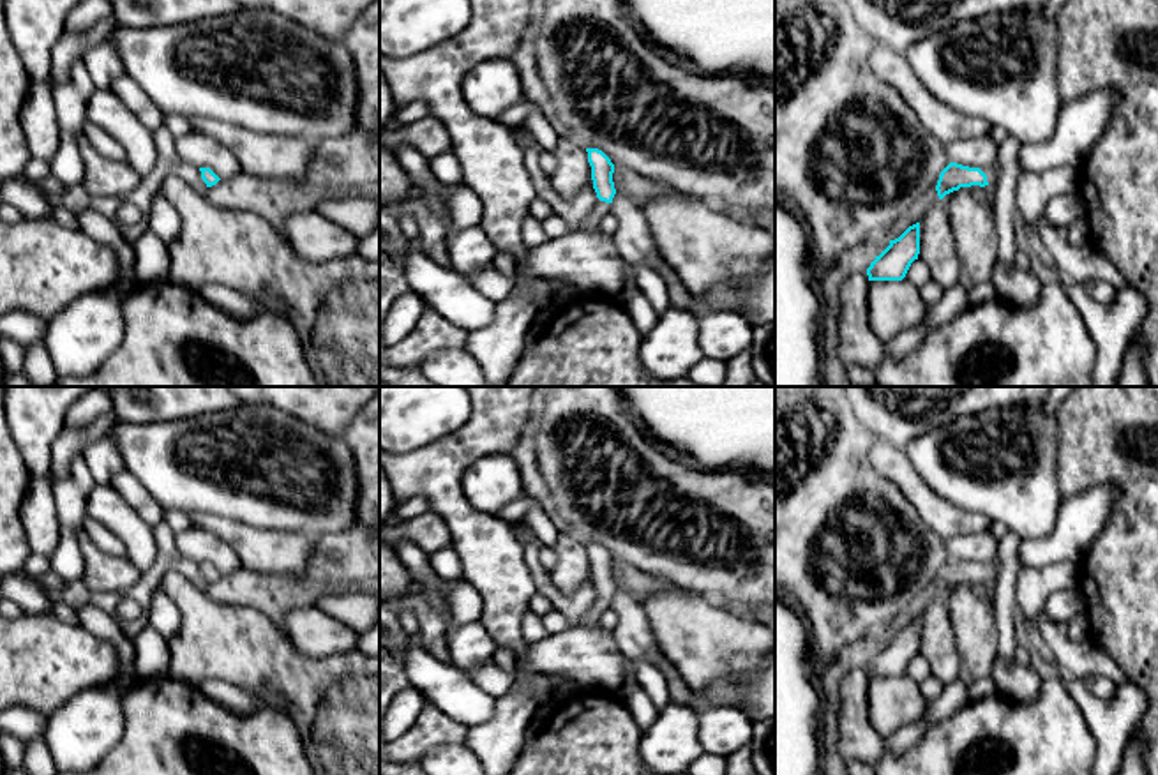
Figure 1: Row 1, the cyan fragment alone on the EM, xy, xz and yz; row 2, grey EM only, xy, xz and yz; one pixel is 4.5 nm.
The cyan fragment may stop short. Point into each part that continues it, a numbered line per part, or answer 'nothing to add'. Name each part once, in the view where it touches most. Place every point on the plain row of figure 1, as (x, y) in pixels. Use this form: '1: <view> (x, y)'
1: xz (601, 604)

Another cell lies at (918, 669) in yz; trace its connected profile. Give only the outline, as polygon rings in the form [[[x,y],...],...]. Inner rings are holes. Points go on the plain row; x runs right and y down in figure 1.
[[[918,653],[911,658],[904,674],[920,685],[932,674],[930,664]]]

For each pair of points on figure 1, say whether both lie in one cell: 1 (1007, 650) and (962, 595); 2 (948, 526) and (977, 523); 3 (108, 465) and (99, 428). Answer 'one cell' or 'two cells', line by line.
1: two cells
2: one cell
3: two cells

